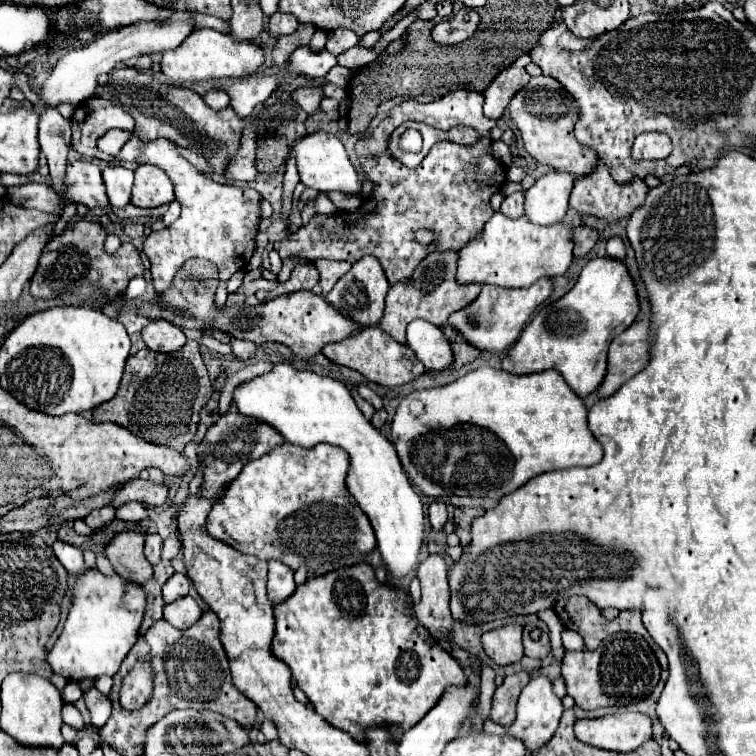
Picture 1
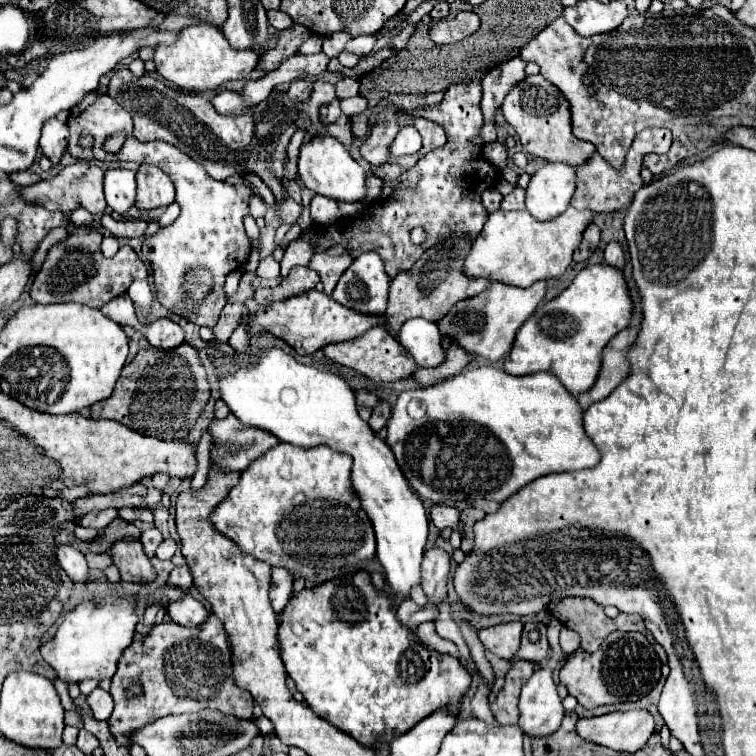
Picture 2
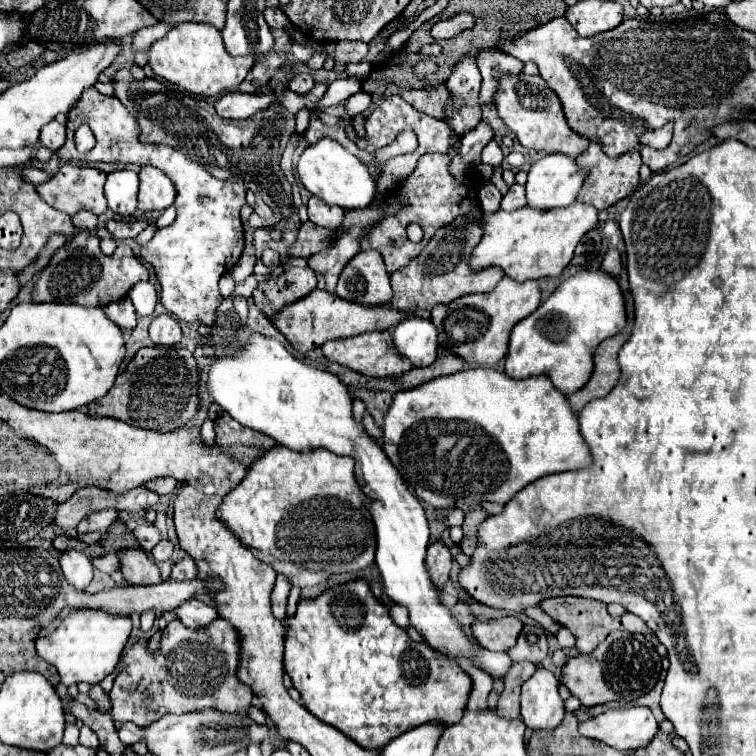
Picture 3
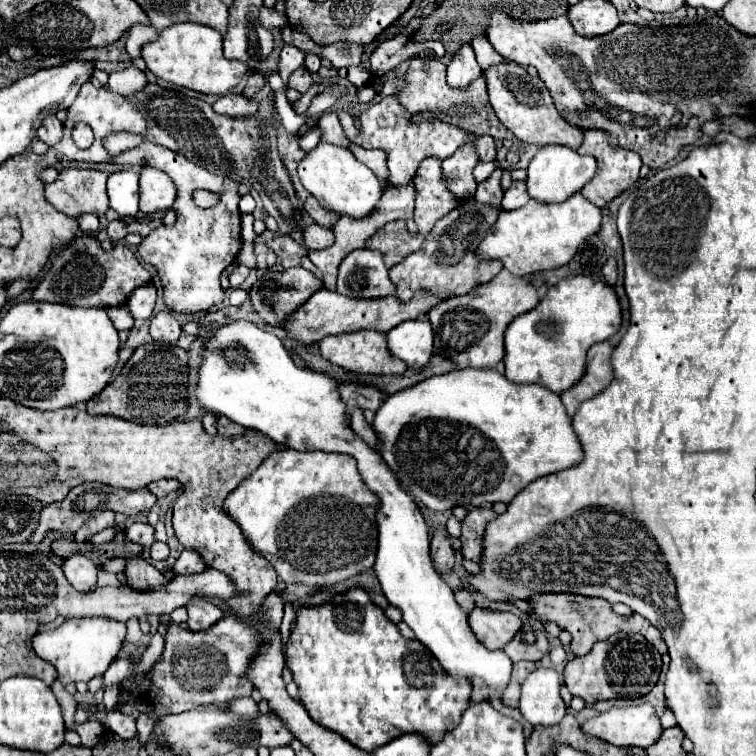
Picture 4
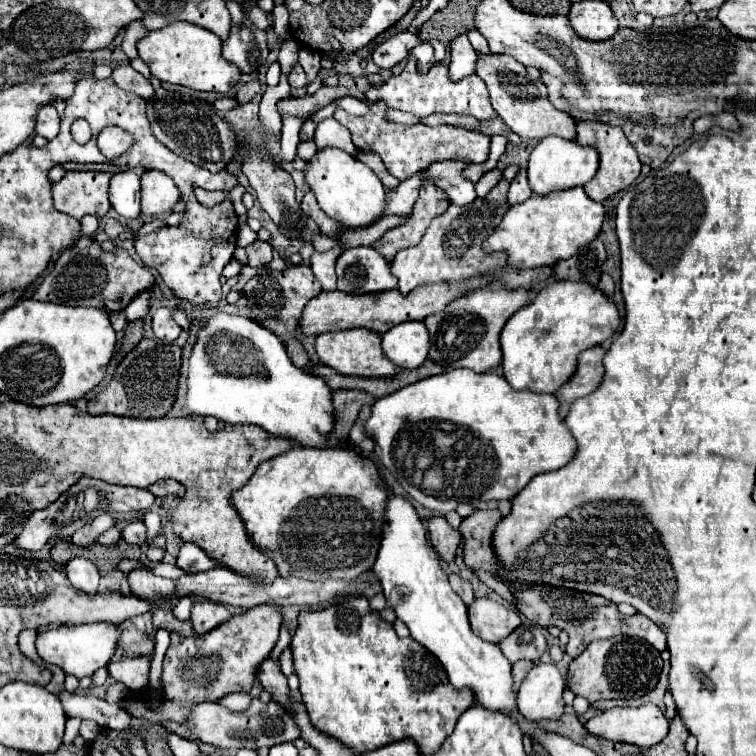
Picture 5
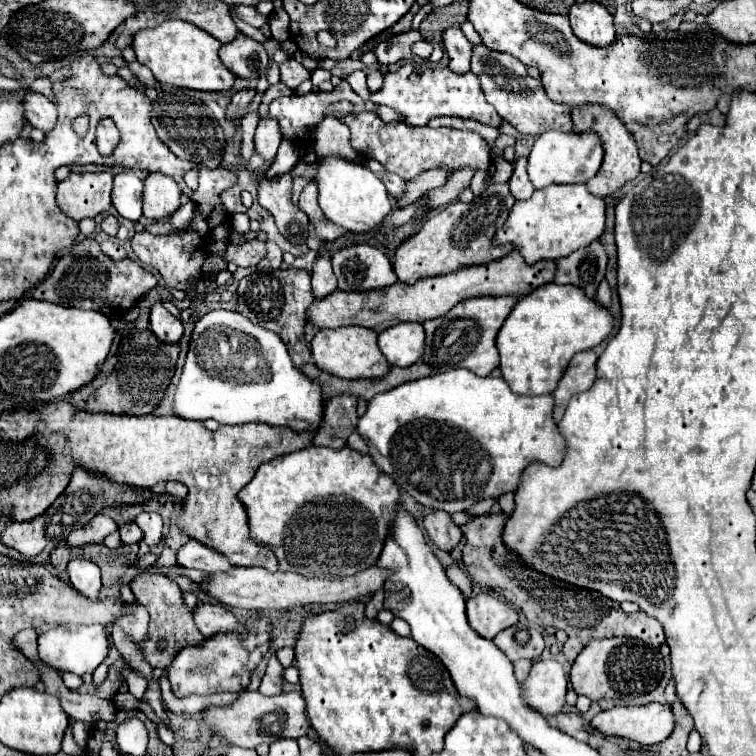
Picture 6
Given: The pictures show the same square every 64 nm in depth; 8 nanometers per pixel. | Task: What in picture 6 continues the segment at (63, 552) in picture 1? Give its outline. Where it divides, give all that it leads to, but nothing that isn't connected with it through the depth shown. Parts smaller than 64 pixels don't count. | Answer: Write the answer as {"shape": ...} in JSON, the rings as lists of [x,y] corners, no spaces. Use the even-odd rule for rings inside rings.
{"shape":[[[76,558],[76,560],[70,560],[66,572],[68,572],[70,584],[78,592],[88,596],[90,600],[98,600],[98,592],[102,584],[100,584],[100,568],[96,564],[84,558]]]}

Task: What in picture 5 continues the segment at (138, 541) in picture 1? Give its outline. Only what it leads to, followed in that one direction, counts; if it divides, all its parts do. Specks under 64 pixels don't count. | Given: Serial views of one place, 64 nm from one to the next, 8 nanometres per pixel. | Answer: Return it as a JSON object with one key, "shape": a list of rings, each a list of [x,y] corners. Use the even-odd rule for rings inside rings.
{"shape":[[[134,568],[128,572],[128,582],[132,594],[140,596],[142,600],[166,600],[174,590],[174,582],[156,576],[150,568]]]}

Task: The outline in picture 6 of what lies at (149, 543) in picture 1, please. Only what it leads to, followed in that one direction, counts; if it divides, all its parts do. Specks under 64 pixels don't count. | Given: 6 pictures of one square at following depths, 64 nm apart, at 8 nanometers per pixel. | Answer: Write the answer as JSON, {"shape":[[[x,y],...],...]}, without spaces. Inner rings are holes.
{"shape":[[[128,522],[124,526],[120,526],[120,536],[124,544],[136,544],[142,540],[142,530],[138,528],[136,522]]]}

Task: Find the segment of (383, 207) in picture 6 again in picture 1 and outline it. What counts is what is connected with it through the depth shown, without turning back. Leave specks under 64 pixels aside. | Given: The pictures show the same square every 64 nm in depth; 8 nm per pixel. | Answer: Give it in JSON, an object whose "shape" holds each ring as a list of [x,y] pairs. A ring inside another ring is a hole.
{"shape":[[[316,130],[312,134],[296,138],[292,148],[294,148],[294,154],[296,154],[296,168],[298,168],[300,180],[308,188],[314,188],[318,192],[330,192],[330,190],[350,192],[350,194],[360,192],[360,188],[362,188],[360,174],[350,164],[346,150],[344,150],[344,144],[340,142],[340,138],[336,134],[326,132],[326,130]]]}

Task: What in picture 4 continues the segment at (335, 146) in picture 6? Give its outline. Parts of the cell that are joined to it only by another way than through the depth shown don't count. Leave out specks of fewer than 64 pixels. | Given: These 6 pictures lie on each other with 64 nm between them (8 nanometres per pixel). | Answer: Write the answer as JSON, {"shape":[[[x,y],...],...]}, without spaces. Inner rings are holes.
{"shape":[[[326,112],[320,116],[318,120],[318,128],[322,130],[322,142],[330,142],[330,144],[338,144],[338,146],[348,146],[348,138],[344,136],[342,124],[338,120],[338,116],[334,112]]]}

